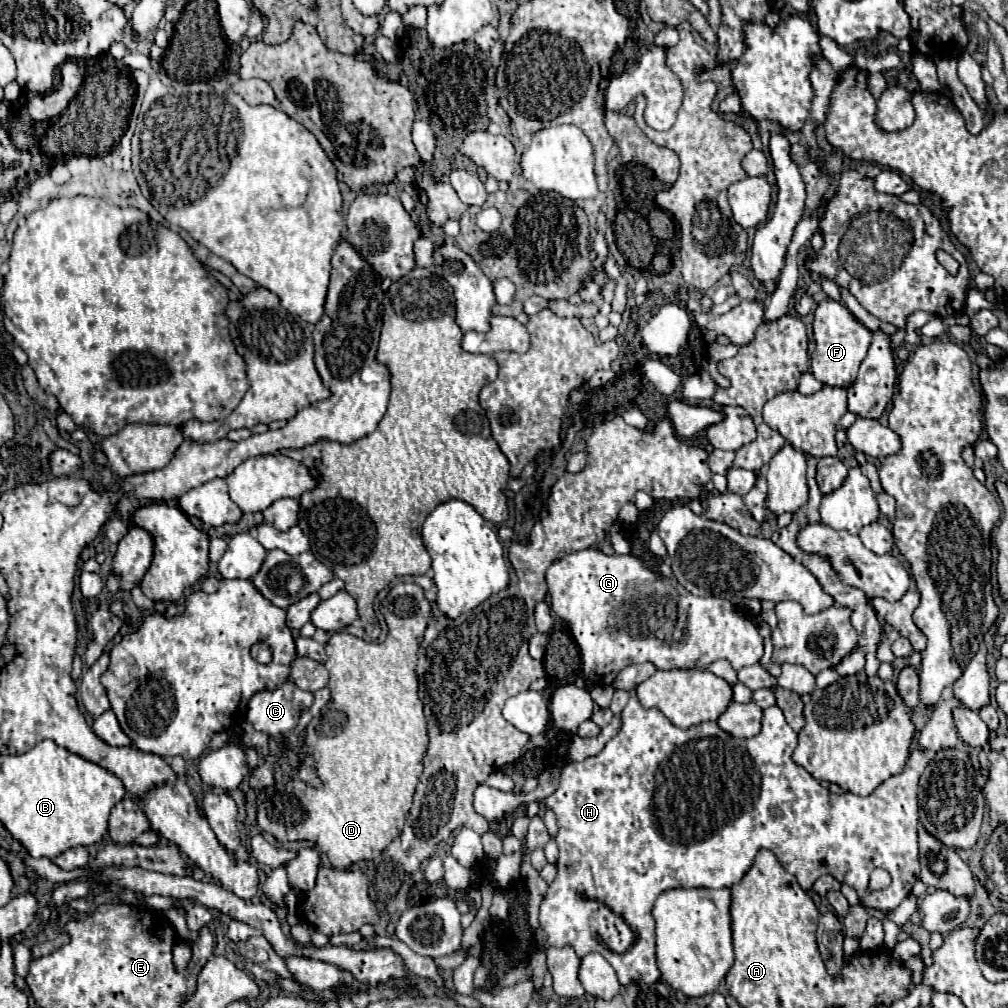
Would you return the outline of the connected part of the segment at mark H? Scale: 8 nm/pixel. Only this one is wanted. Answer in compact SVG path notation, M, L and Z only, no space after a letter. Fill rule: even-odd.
M632 688L630 690L630 700L626 704L626 708L622 710L622 728L620 732L602 748L600 754L592 756L592 758L586 758L582 762L568 762L562 772L560 772L560 786L554 794L550 794L548 798L544 798L540 804L544 808L550 808L554 814L556 814L556 820L558 820L558 836L556 836L556 844L560 848L560 856L558 856L558 874L556 874L556 880L550 884L548 888L548 894L544 896L542 900L542 906L540 906L540 926L546 934L546 942L548 946L574 946L576 954L578 956L586 956L590 952L600 952L604 954L604 958L612 964L612 968L616 970L618 974L618 980L622 986L628 986L632 982L646 982L646 984L654 984L656 980L660 980L660 970L656 966L656 932L654 932L654 918L652 918L652 906L654 906L654 900L658 898L658 894L662 894L664 890L670 890L670 888L724 888L724 886L734 886L742 880L742 876L750 870L756 854L760 848L772 848L774 856L778 858L778 862L790 872L796 876L798 884L804 888L804 890L810 890L814 886L814 882L824 876L824 874L832 874L838 882L842 884L848 884L850 888L854 888L862 900L864 906L870 906L870 908L876 908L876 910L894 910L912 890L916 878L920 878L920 864L918 864L918 802L916 802L916 790L918 790L918 780L924 772L924 768L928 766L930 758L922 752L922 750L912 750L910 752L910 758L906 762L906 770L902 774L896 774L888 780L884 780L870 796L856 796L852 792L844 792L844 794L832 794L828 788L822 788L820 782L808 774L802 766L794 764L792 760L792 752L796 748L796 740L798 740L798 734L788 726L788 722L784 720L784 714L778 706L772 706L768 710L764 710L764 718L762 718L762 730L758 736L750 738L750 740L736 740L734 736L728 736L724 730L718 728L716 722L702 722L698 726L692 726L688 730L680 730L676 726L670 724L670 720L660 712L660 710L644 710L642 704L638 702L636 698L636 690ZM874 868L884 868L890 872L892 876L892 884L884 890L870 890L870 874ZM574 896L582 896L582 898L588 898L588 900L598 900L602 904L606 904L612 912L616 912L624 922L628 922L628 926L632 928L632 932L636 934L636 940L634 944L630 946L630 950L622 952L622 954L616 954L612 952L606 944L602 944L596 936L580 936L580 898L572 898Z

